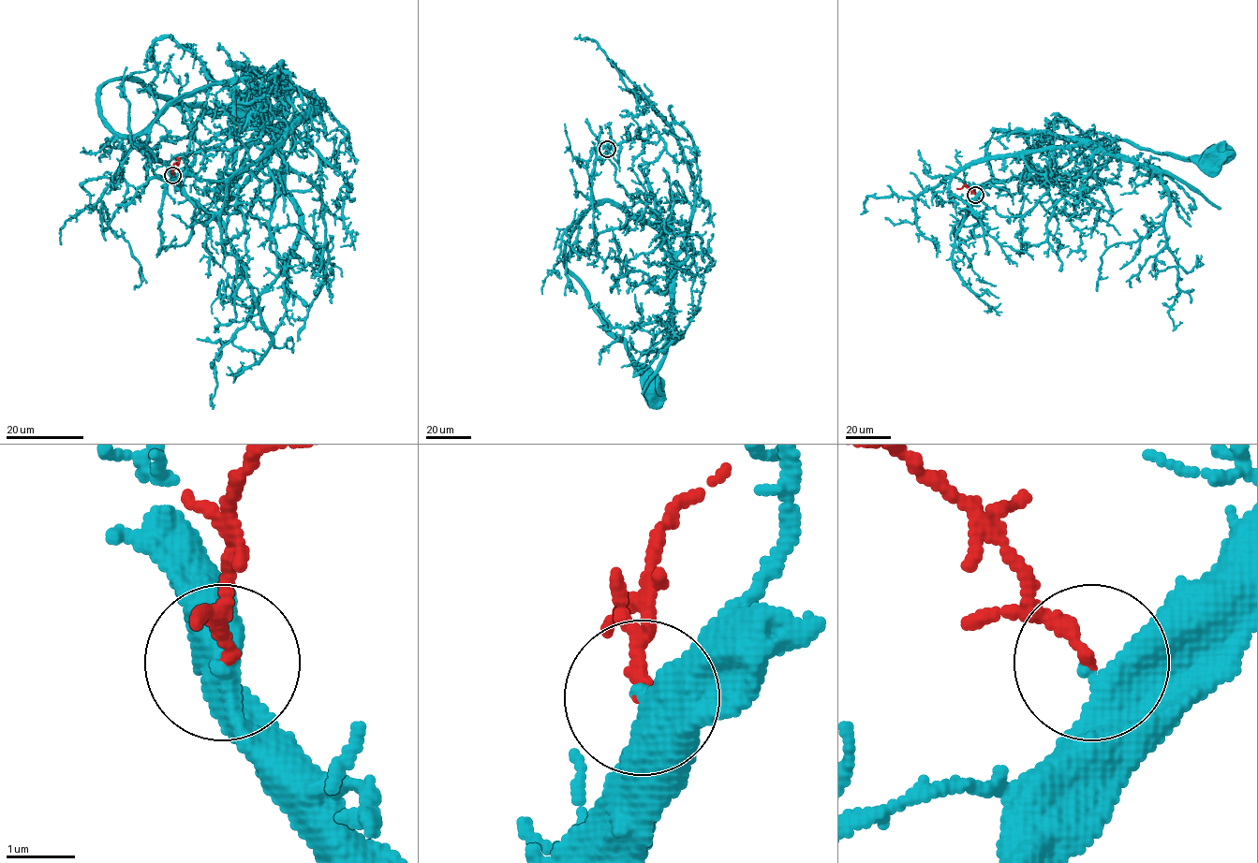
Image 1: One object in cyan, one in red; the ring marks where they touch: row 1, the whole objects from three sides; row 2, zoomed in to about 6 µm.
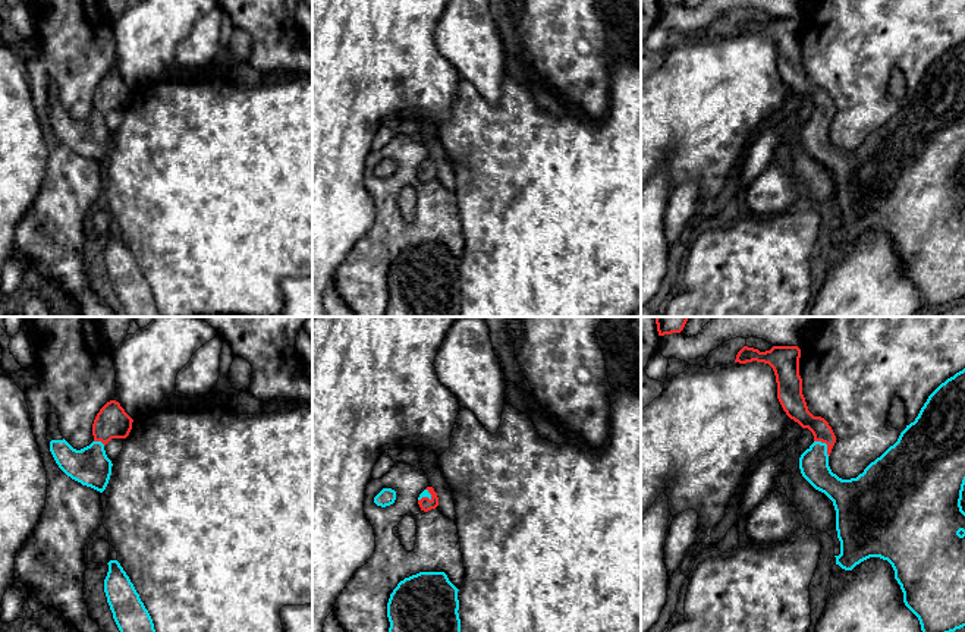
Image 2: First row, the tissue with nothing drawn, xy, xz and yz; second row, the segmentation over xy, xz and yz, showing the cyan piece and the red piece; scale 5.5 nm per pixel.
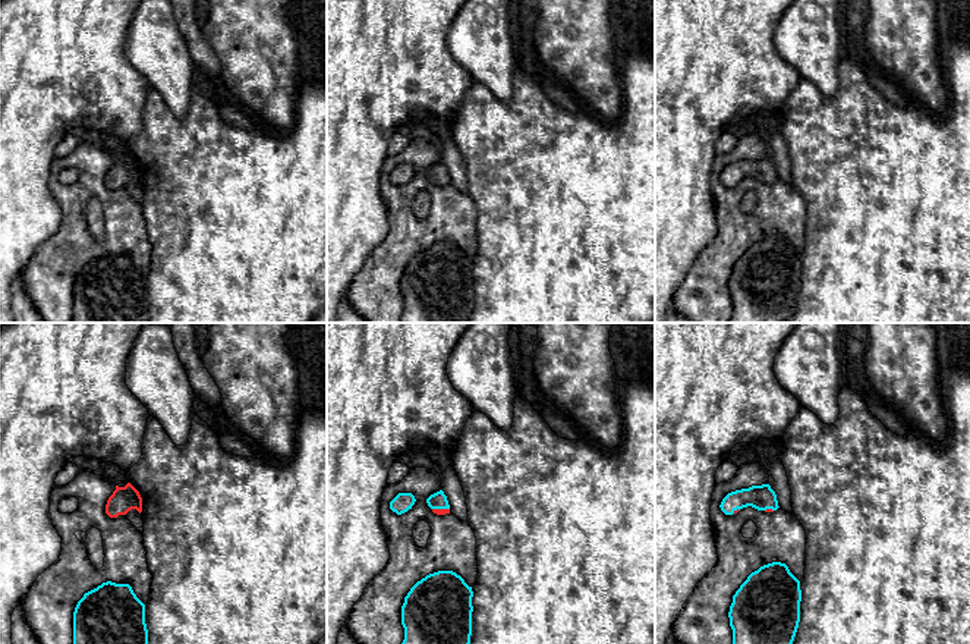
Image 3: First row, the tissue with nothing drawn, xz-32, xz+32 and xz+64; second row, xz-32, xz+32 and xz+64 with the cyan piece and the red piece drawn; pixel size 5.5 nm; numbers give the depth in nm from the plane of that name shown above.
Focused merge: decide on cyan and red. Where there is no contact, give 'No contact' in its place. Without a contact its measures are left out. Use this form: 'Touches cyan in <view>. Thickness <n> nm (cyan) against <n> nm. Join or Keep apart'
Touches cyan in yz. Thickness 160 nm (cyan) against 120 nm. Join

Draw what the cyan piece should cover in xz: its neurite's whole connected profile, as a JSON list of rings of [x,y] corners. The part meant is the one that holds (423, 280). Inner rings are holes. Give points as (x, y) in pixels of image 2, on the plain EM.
[[[419,243],[405,249],[390,265],[390,299],[384,317],[456,317],[461,308],[458,260],[444,243]]]

